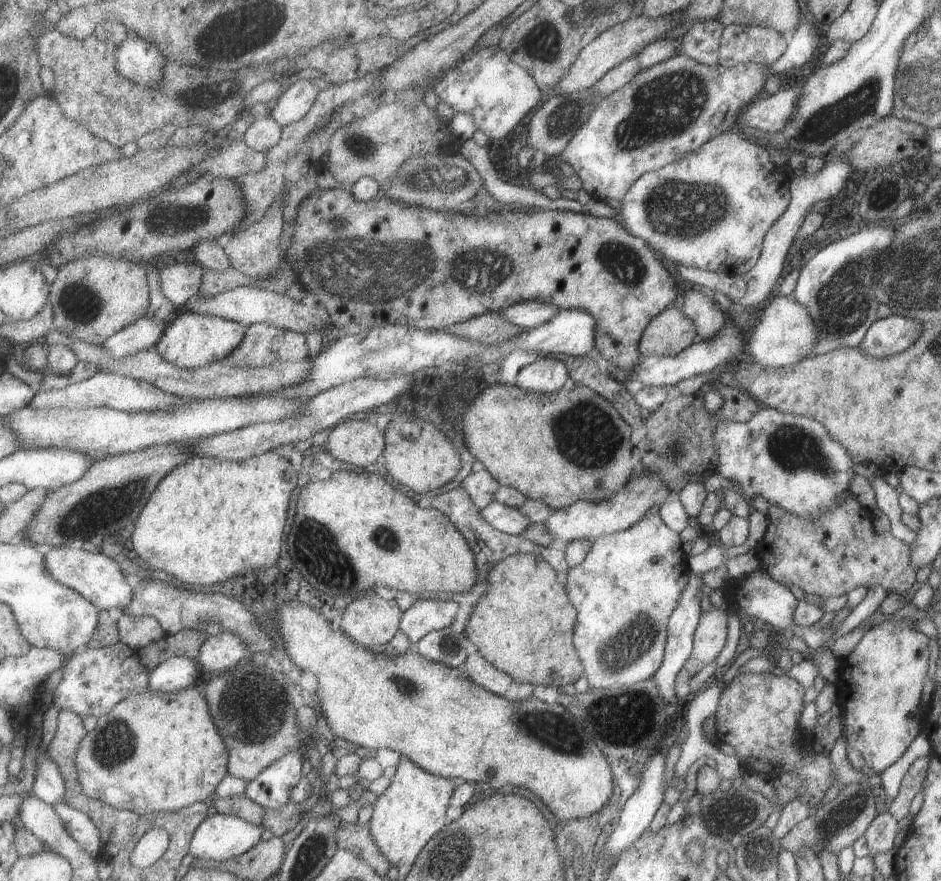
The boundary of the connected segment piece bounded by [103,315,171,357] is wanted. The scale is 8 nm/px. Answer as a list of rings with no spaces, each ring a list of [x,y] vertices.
[[[145,315],[136,323],[130,324],[108,338],[103,345],[111,349],[116,357],[132,355],[150,349],[153,344],[157,345],[169,324],[171,324],[171,319],[164,321]]]

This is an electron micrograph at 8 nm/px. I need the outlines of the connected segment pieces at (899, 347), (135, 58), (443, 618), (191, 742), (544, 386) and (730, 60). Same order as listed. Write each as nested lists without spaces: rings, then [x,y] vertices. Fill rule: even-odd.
[[[892,312],[873,321],[857,347],[870,357],[883,358],[905,350],[920,334],[919,321]]]
[[[127,39],[118,45],[116,52],[118,71],[146,87],[156,87],[166,77],[168,57],[157,45],[143,40]]]
[[[419,599],[402,614],[401,629],[411,642],[419,642],[430,632],[446,629],[455,622],[460,613],[457,601]]]
[[[189,687],[176,693],[162,693],[151,689],[144,693],[132,694],[131,697],[119,702],[113,710],[110,710],[105,716],[97,720],[97,726],[92,731],[89,731],[87,736],[81,741],[76,754],[79,780],[86,795],[118,809],[138,812],[140,815],[148,815],[155,811],[158,813],[169,813],[170,811],[187,808],[198,802],[210,802],[216,796],[219,784],[223,782],[223,779],[229,773],[229,761],[230,750],[223,740],[218,726],[214,723],[214,718],[210,711],[210,702],[195,687]]]
[[[541,356],[519,373],[516,385],[536,393],[560,391],[570,378],[566,362],[554,356]]]
[[[734,25],[723,27],[718,48],[718,64],[729,68],[741,63],[768,65],[779,59],[786,49],[785,36],[771,27]]]

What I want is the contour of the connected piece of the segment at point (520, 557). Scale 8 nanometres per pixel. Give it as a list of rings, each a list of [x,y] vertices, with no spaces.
[[[517,553],[498,562],[491,571],[488,591],[473,608],[466,633],[472,647],[480,650],[487,660],[522,683],[535,682],[545,686],[572,686],[585,676],[581,656],[573,644],[573,632],[577,626],[577,608],[571,602],[565,586],[557,580],[558,570],[543,556]]]

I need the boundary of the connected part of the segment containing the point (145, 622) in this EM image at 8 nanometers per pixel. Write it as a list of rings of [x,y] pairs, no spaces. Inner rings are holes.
[[[121,612],[117,619],[122,641],[135,649],[140,650],[167,636],[163,625],[154,616]]]

